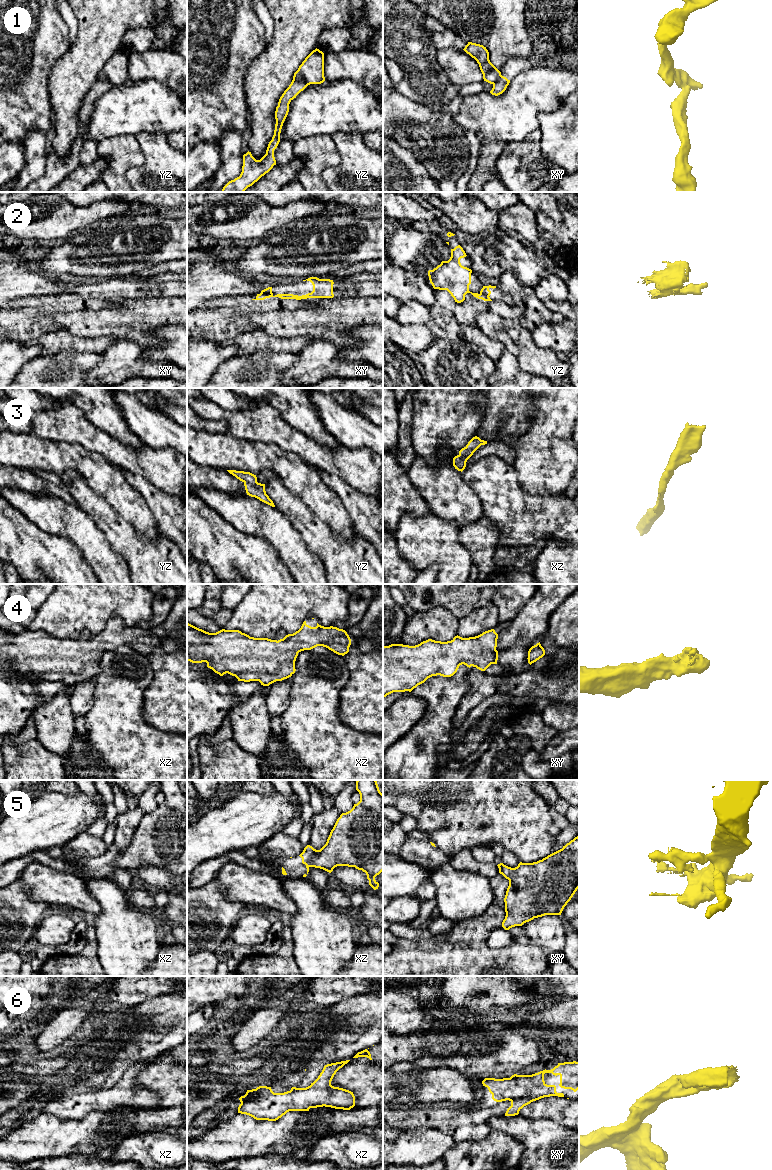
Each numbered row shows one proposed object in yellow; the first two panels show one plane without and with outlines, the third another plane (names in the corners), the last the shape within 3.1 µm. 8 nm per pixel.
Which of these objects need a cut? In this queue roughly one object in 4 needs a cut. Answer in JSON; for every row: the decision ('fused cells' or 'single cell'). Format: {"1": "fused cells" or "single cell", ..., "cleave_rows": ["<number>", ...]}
{"1": "fused cells", "2": "fused cells", "3": "single cell", "4": "single cell", "5": "single cell", "6": "single cell", "cleave_rows": ["1", "2"]}

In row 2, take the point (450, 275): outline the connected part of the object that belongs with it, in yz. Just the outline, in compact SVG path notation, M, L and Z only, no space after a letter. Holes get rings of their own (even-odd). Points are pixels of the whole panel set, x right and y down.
M458 245L451 249L451 257L448 261L442 261L436 268L428 271L433 288L447 290L457 303L463 302L467 293L480 299L480 294L469 291L472 270L460 263L460 259L466 256L463 248Z

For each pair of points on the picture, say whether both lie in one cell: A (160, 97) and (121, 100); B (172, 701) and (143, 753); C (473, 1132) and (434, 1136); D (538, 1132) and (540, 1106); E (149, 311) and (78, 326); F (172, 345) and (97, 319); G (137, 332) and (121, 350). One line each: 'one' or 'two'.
A: one
B: two
C: two
D: two
E: one
F: two
G: two

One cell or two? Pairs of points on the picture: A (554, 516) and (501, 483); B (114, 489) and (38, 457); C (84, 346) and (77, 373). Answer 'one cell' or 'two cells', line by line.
A: one cell
B: one cell
C: two cells

